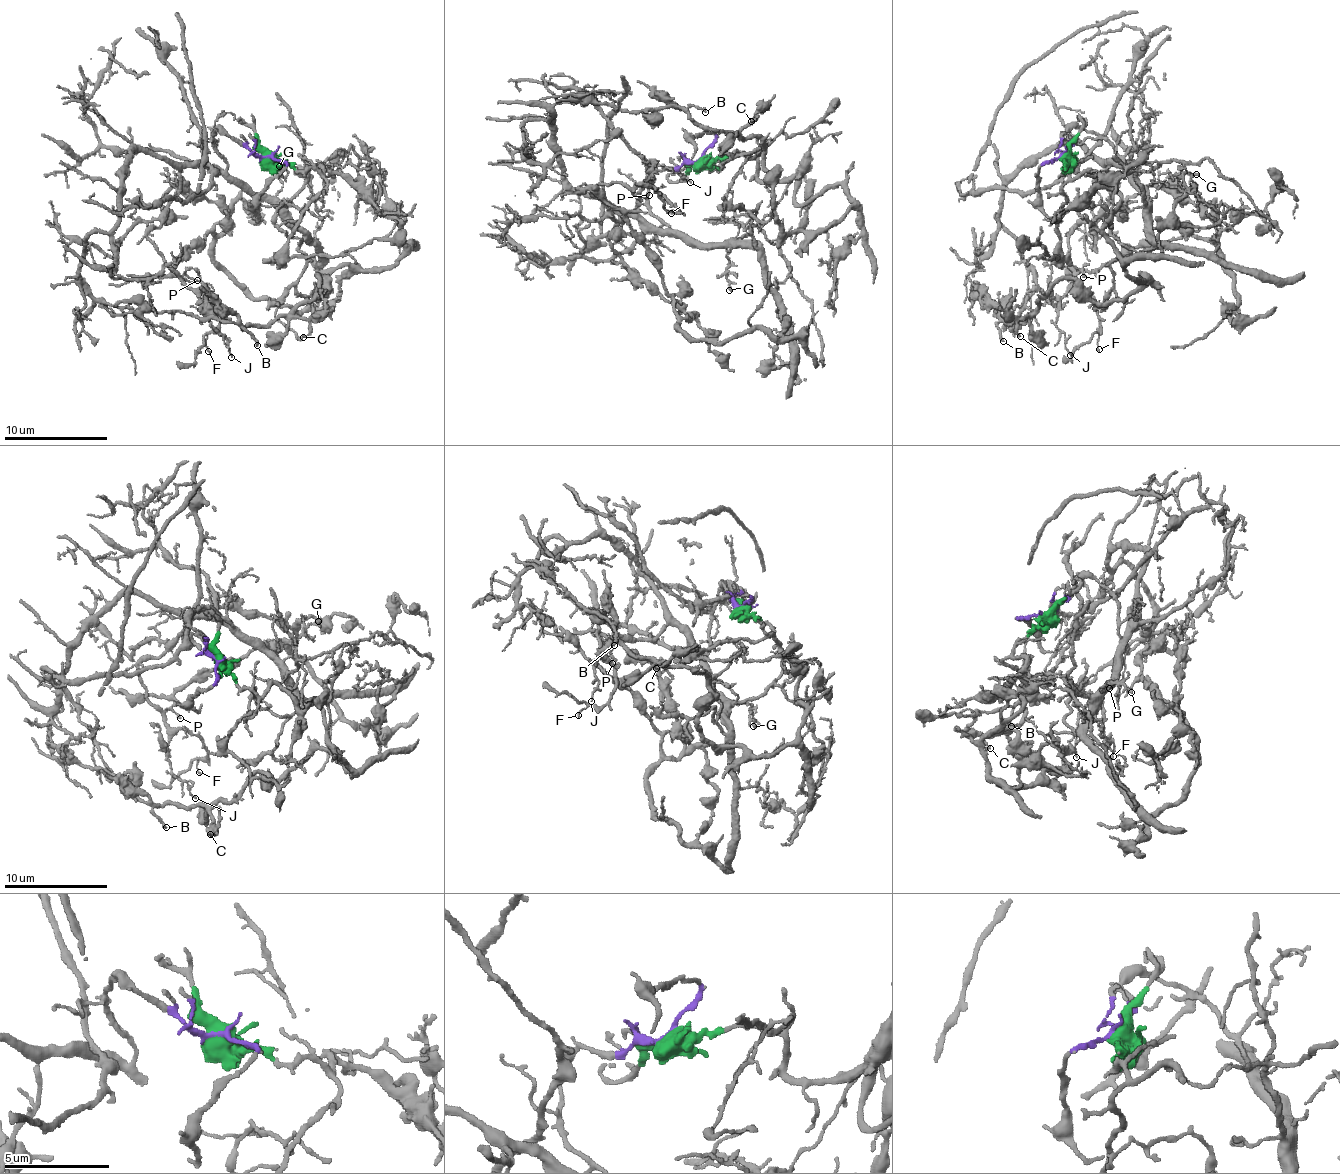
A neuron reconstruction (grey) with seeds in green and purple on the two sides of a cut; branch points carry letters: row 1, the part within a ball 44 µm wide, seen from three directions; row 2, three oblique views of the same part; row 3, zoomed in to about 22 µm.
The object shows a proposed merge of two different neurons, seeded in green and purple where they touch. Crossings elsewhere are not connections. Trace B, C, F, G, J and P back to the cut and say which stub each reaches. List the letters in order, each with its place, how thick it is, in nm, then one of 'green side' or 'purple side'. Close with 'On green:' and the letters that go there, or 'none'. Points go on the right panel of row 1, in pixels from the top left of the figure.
B: place (1003, 341); calibre 180 nm; green side
C: place (1020, 336); calibre 160 nm; green side
F: place (1099, 349); calibre 80 nm; purple side
G: place (1196, 174); calibre 180 nm; purple side
J: place (1070, 355); calibre 100 nm; purple side
P: place (1083, 277); calibre 130 nm; purple side
On green: B, C

